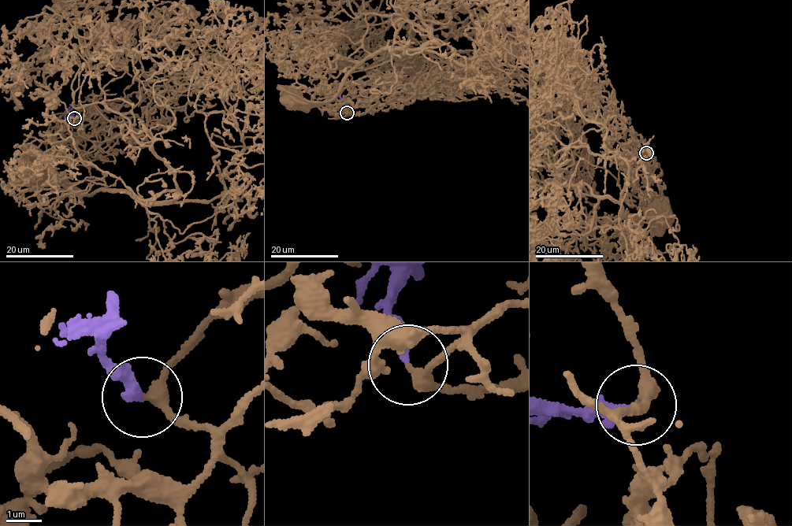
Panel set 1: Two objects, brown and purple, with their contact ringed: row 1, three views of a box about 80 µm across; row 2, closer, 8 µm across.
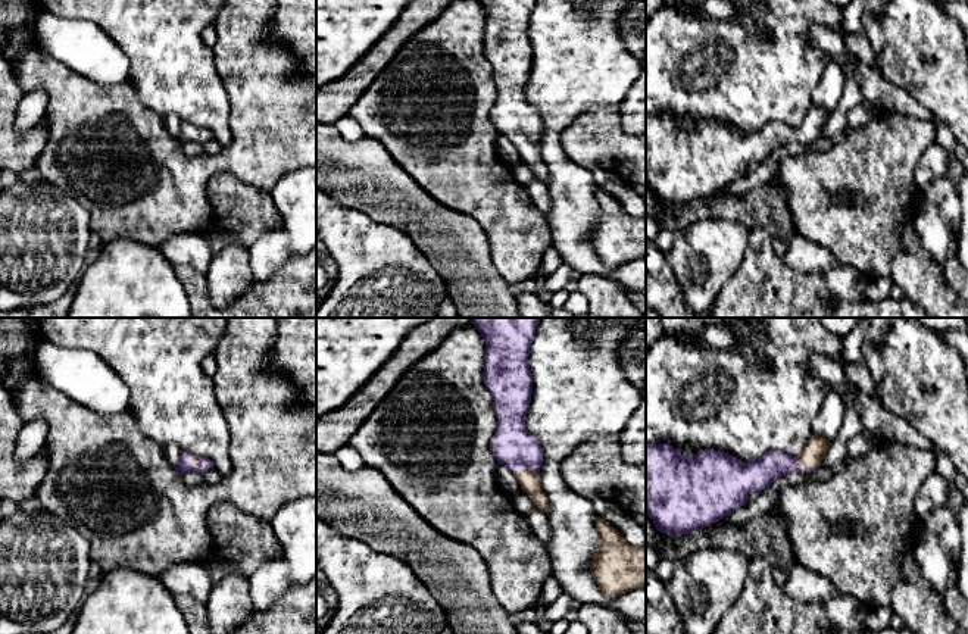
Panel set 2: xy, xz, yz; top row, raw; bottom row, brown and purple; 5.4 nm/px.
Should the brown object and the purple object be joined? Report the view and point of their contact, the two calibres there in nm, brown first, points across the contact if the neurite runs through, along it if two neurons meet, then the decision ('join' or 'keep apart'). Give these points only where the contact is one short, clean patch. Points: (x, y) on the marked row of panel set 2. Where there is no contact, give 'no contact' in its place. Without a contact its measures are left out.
meets brown in yz at (803, 469); 120 nm thick on the brown side, 150 nm on the other; runs through yz (817, 447), (803, 469), (796, 464), (774, 464); join

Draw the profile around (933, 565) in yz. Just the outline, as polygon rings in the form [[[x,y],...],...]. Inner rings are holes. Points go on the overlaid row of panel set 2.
[[[919,533],[912,552],[921,577],[925,578],[940,596],[944,596],[950,565],[942,549],[940,538],[930,533]]]

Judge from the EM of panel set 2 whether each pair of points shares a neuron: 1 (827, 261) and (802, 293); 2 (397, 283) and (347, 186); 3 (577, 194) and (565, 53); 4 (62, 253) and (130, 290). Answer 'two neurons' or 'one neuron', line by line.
1: two neurons
2: two neurons
3: one neuron
4: two neurons

